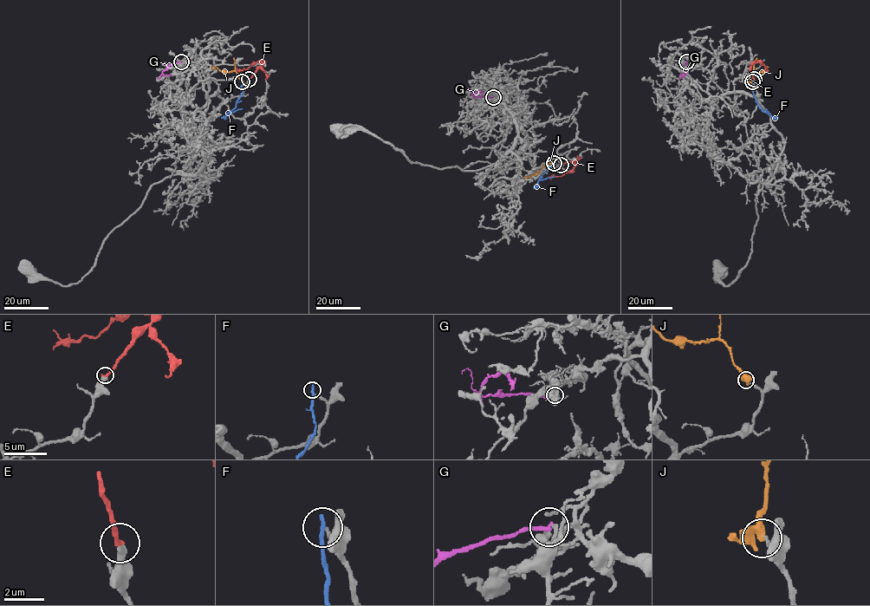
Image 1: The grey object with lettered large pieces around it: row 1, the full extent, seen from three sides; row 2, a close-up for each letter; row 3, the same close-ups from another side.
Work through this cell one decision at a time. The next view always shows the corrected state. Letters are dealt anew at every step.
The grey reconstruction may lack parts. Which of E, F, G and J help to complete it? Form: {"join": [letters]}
{"join": ["E", "J"]}

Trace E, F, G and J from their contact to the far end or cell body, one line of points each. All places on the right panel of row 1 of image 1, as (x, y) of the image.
E: (754, 79), (753, 62), (761, 62), (764, 70), (767, 68)
F: (752, 81), (753, 94), (758, 107), (769, 114), (765, 108)
G: (685, 61), (685, 72), (680, 75), (684, 75)
J: (752, 81), (754, 71), (767, 68)

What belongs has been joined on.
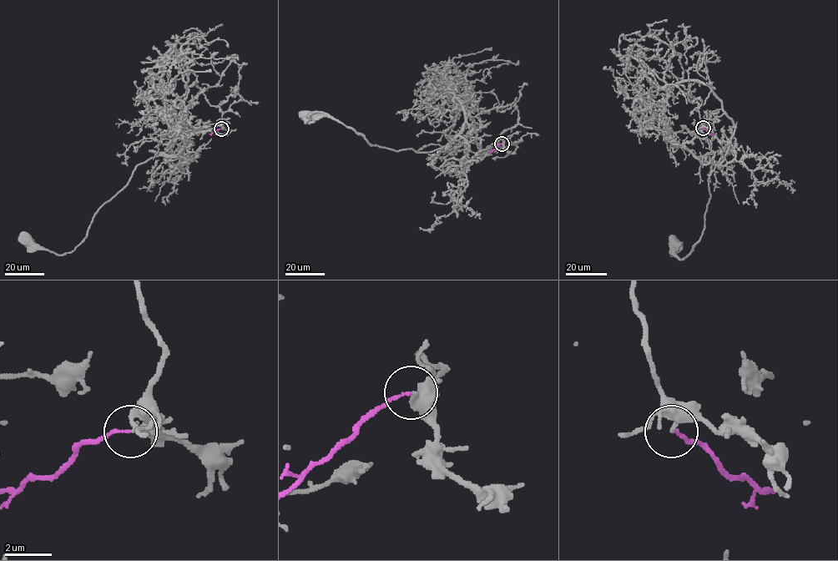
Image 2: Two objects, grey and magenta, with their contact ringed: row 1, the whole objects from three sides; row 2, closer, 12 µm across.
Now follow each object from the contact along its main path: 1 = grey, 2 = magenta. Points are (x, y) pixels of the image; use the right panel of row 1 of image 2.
1: (703, 128), (699, 106), (711, 91), (734, 123), (733, 148), (706, 155), (700, 240), (683, 259), (673, 243)
2: (703, 128), (713, 133)

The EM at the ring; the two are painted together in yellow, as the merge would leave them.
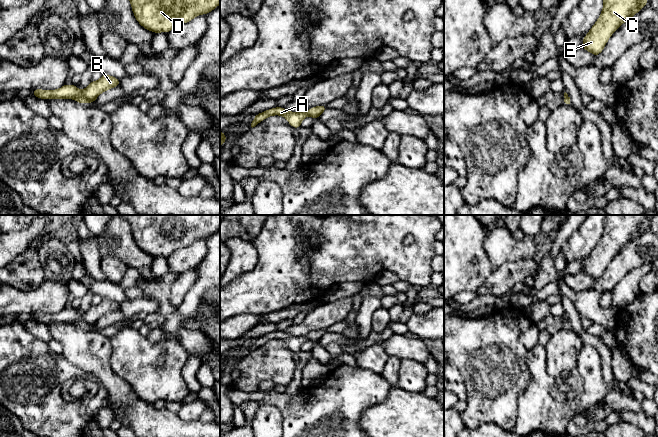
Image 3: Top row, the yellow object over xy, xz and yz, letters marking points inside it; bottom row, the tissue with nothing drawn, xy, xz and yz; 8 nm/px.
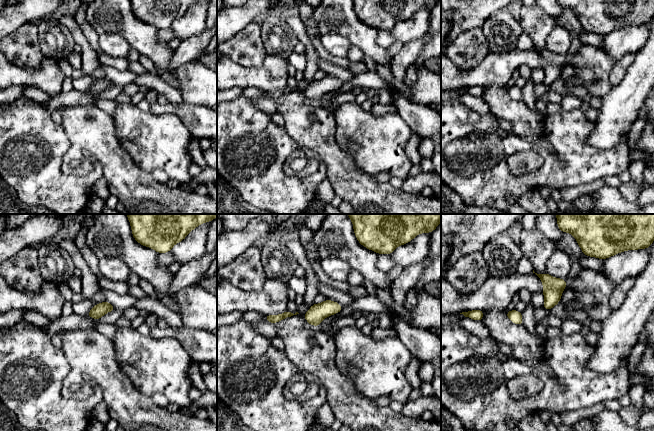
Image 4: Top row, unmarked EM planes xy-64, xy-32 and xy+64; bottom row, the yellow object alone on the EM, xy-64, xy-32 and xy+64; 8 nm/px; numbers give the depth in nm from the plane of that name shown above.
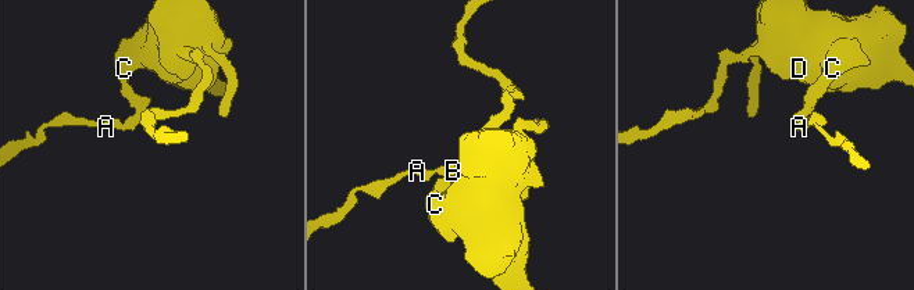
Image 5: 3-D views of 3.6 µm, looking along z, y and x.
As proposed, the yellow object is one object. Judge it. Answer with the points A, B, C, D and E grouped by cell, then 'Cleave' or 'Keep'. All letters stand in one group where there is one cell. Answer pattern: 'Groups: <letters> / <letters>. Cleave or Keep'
Groups: A / B C D E. Cleave

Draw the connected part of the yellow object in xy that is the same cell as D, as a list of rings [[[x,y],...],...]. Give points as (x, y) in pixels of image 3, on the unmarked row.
[[[122,215],[130,224],[136,244],[145,253],[156,257],[170,256],[196,240],[214,234],[220,228],[220,215]]]

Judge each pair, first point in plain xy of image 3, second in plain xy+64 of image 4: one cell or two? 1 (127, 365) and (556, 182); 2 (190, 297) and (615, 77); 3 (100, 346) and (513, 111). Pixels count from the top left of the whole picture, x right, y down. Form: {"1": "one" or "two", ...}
{"1": "one", "2": "two", "3": "one"}

